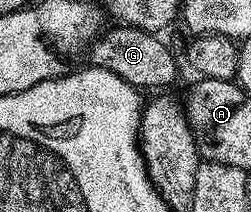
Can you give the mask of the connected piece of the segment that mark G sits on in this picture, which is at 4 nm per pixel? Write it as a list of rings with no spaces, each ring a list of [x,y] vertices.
[[[118,24],[117,29],[106,28],[101,36],[97,38],[87,49],[88,55],[93,56],[92,64],[99,69],[106,69],[115,75],[119,75],[119,79],[123,79],[127,83],[131,83],[139,91],[145,89],[157,89],[153,91],[161,91],[164,85],[169,85],[177,77],[177,61],[173,58],[173,53],[160,40],[158,34],[148,33],[145,29],[137,29],[133,25]]]

